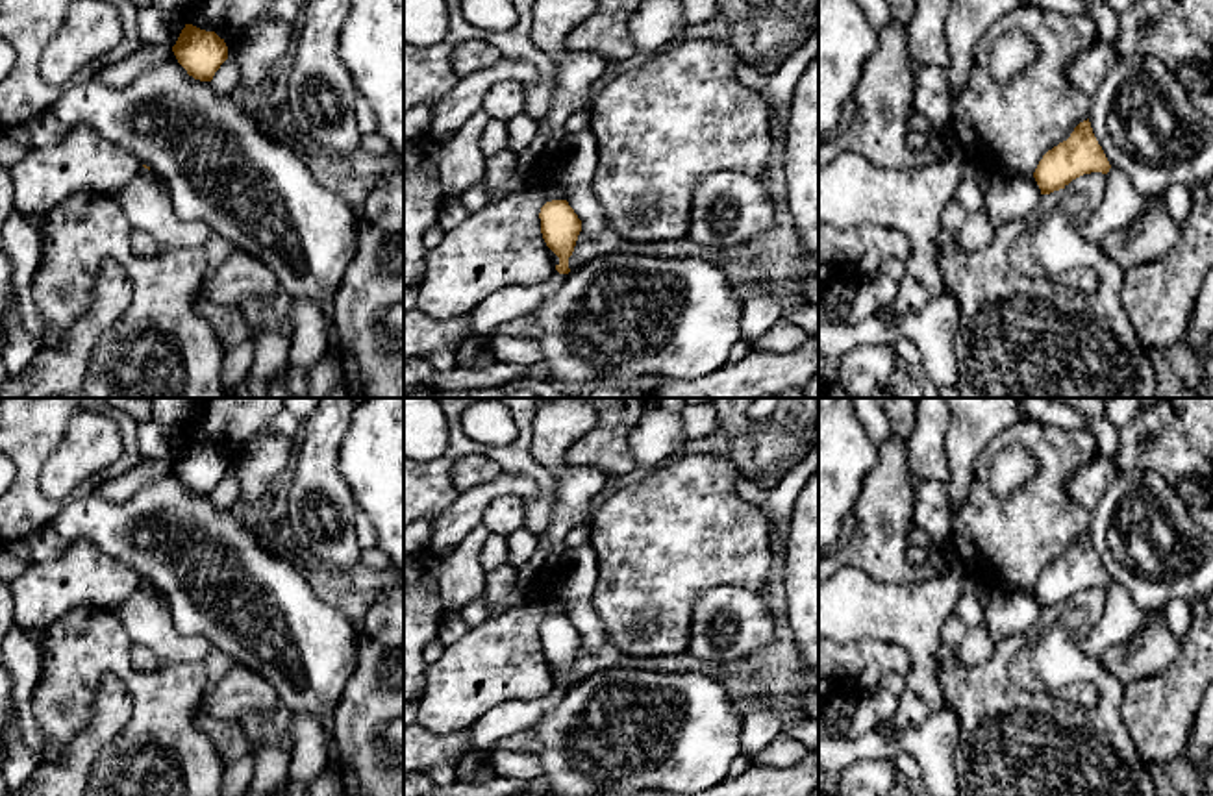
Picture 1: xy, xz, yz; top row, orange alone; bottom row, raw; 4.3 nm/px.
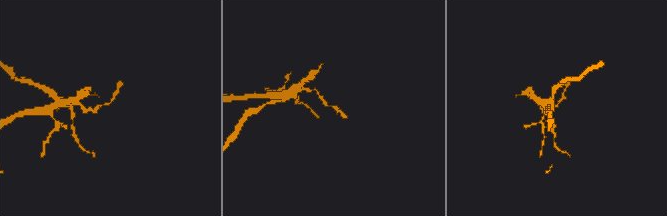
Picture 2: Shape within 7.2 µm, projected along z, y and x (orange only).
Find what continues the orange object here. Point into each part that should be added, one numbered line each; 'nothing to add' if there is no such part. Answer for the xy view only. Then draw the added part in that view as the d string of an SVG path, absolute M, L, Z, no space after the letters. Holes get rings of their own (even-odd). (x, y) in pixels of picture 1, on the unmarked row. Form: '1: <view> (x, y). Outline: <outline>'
nothing to add

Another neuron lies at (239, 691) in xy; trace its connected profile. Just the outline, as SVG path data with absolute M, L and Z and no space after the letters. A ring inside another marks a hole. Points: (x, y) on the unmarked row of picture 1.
M231 663L202 702L202 716L241 718L252 711L270 713L280 703L274 687L250 668Z

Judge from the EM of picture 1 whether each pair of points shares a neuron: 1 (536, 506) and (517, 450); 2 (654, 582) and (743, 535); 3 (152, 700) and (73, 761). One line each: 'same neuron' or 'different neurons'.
1: same neuron
2: same neuron
3: different neurons

